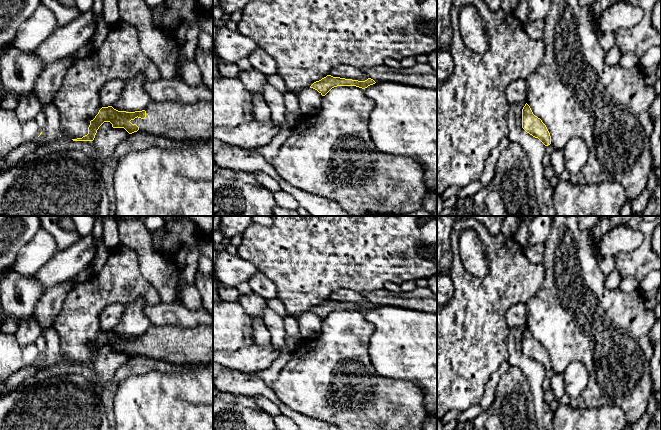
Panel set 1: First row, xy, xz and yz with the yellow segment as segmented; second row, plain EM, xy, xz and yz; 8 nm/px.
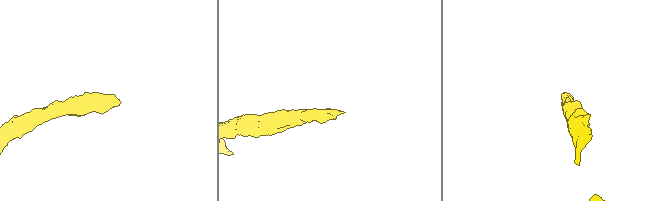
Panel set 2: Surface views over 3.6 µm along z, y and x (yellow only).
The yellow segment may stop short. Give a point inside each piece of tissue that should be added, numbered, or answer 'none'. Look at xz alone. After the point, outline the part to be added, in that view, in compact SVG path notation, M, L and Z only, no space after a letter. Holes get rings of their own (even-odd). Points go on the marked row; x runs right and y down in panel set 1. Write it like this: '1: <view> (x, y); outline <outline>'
1: xz (421, 75); outline M416 63L413 67L402 67L400 69L383 64L375 67L365 67L361 71L376 83L391 81L437 89L437 71L428 64Z

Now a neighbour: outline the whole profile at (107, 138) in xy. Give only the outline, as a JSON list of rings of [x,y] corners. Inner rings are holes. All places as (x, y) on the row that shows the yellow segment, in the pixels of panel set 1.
[[[104,122],[95,135],[93,143],[101,162],[107,161],[114,149],[120,145],[129,133],[124,128],[113,128],[110,122]]]

